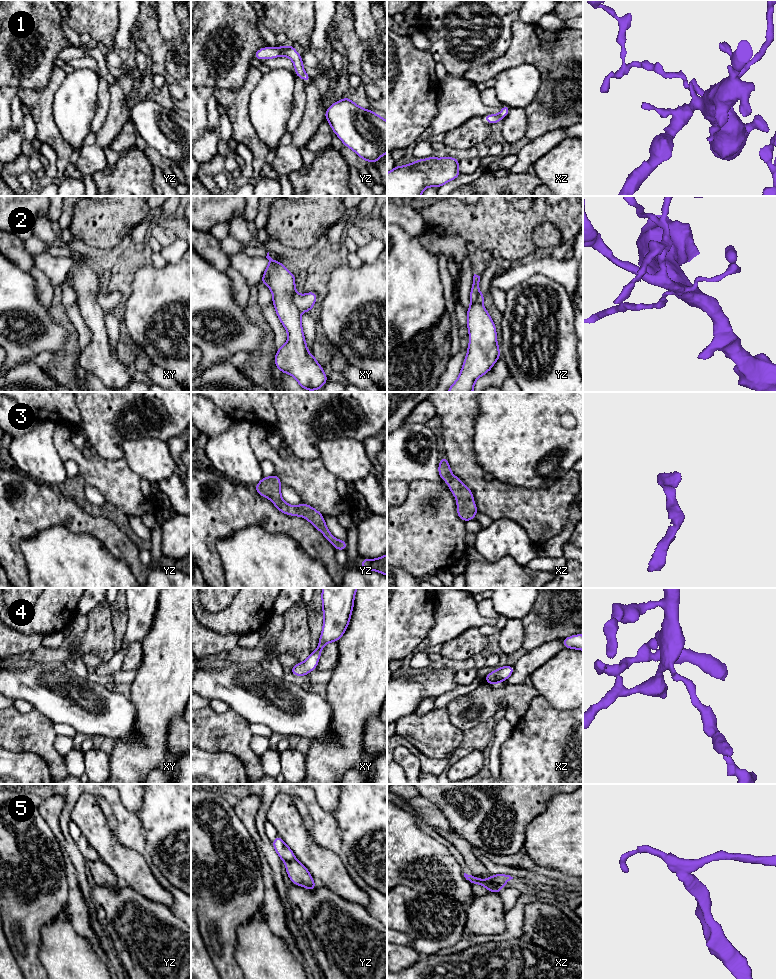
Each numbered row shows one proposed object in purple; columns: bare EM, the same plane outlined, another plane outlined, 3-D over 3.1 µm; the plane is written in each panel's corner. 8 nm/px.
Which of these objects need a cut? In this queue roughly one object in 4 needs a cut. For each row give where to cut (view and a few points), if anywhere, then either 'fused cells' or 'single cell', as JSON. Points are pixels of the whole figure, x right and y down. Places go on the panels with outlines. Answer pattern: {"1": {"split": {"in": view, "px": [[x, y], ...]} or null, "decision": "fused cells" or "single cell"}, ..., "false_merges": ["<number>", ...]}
{"1": {"split": null, "decision": "single cell"}, "2": {"split": {"in": "xy", "px": [[295, 291], [292, 301], [301, 312]]}, "decision": "fused cells"}, "3": {"split": null, "decision": "single cell"}, "4": {"split": null, "decision": "single cell"}, "5": {"split": {"in": "xz", "px": [[501, 886], [488, 885], [486, 887]]}, "decision": "fused cells"}, "false_merges": ["2", "5"]}

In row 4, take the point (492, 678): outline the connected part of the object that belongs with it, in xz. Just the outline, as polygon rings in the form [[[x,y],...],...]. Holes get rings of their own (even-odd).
[[[503,666],[499,667],[497,670],[492,671],[487,674],[484,680],[491,685],[499,684],[504,680],[507,680],[514,672],[514,666]]]

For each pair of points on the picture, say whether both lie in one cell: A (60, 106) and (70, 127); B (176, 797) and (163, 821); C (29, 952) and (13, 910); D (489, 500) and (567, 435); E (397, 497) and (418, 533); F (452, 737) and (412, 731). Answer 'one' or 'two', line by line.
A: one
B: one
C: one
D: two
E: two
F: one

